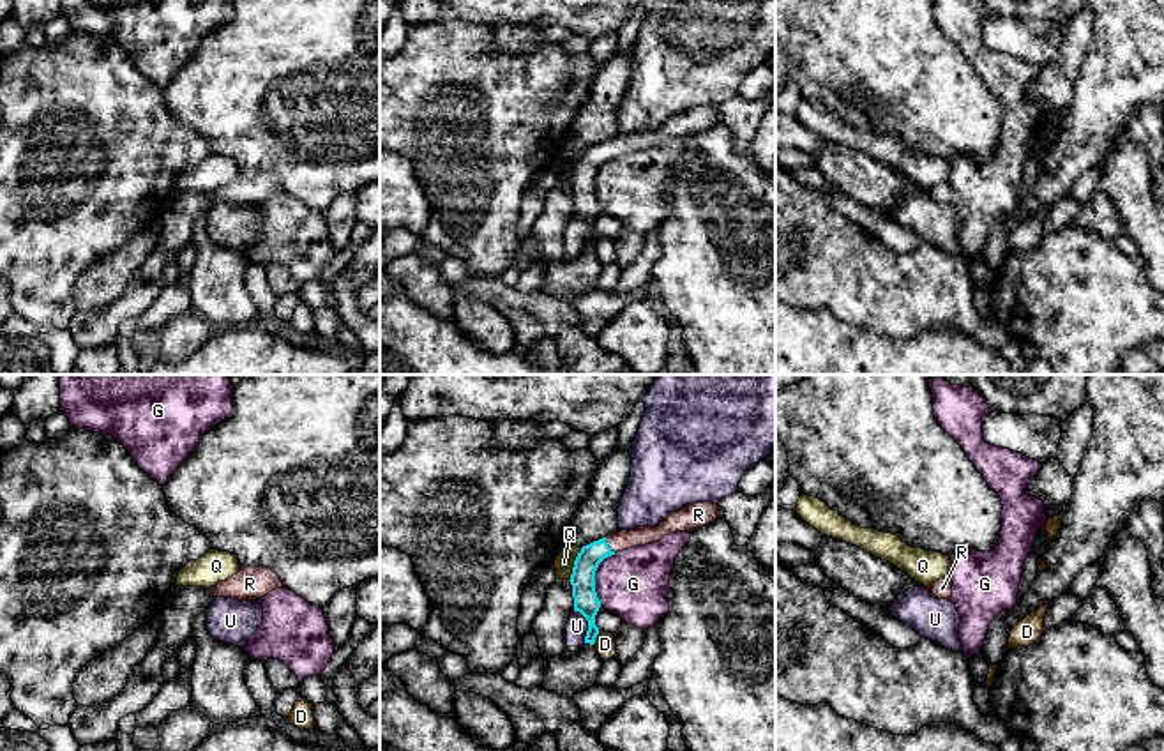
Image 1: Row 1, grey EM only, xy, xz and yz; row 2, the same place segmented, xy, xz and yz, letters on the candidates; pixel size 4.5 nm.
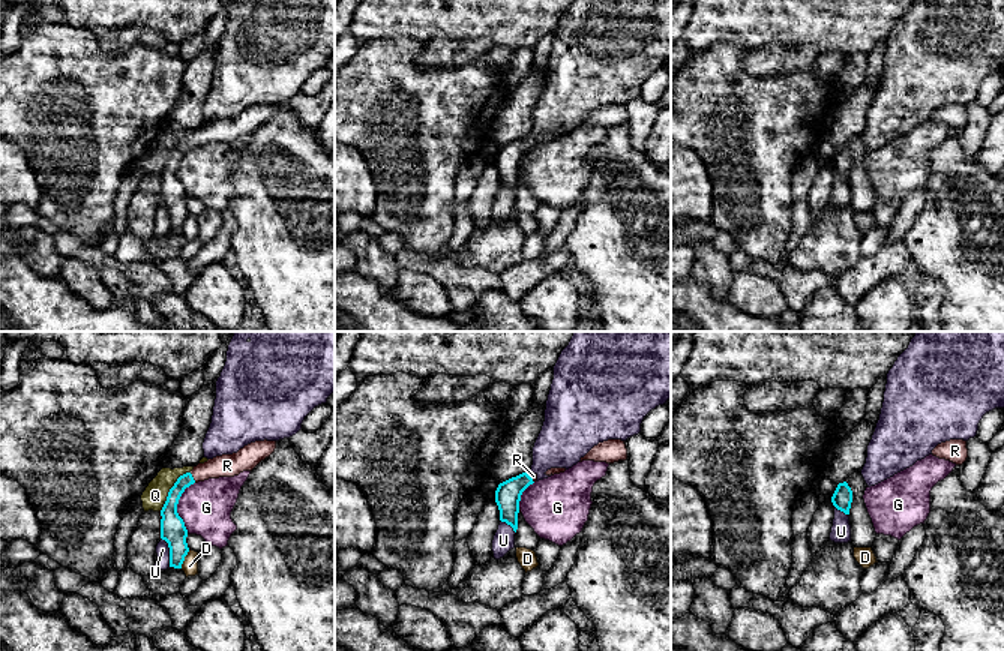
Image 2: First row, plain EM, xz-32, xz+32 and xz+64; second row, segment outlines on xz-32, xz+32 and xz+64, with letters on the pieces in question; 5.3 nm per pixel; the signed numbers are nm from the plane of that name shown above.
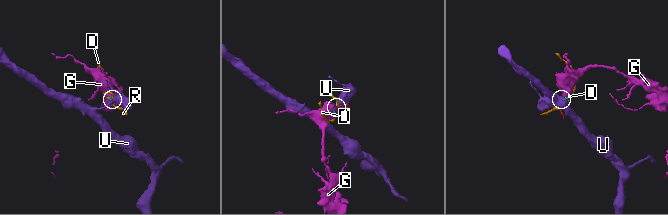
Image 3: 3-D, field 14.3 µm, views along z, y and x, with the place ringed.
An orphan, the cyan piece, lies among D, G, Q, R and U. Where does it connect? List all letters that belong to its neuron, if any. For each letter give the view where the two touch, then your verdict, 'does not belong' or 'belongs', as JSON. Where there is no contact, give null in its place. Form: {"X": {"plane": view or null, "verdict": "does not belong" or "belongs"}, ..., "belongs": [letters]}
{"D": {"plane": "xz", "verdict": "does not belong"}, "G": {"plane": "xz", "verdict": "does not belong"}, "Q": {"plane": "xz", "verdict": "does not belong"}, "R": {"plane": "xz", "verdict": "belongs"}, "U": {"plane": "xz", "verdict": "does not belong"}, "belongs": ["R"]}

